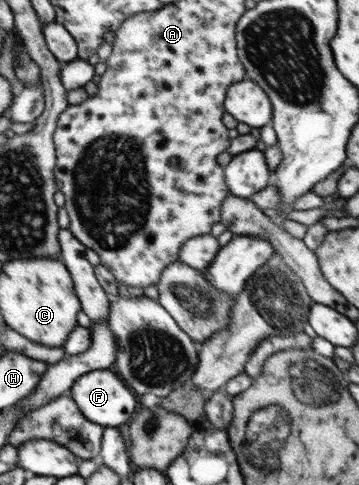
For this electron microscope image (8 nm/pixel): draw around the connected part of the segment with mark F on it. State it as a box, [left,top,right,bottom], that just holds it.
[70,369,137,427]

